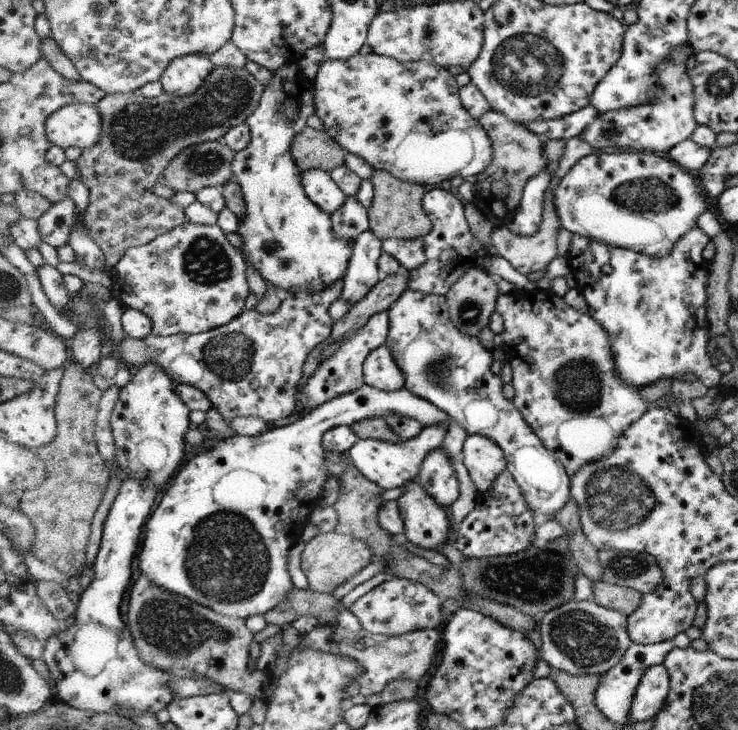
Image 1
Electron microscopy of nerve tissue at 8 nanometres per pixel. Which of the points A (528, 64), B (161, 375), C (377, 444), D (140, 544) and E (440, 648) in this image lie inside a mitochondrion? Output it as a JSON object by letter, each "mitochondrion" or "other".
{"A":"mitochondrion","B":"other","C":"other","D":"other","E":"other"}

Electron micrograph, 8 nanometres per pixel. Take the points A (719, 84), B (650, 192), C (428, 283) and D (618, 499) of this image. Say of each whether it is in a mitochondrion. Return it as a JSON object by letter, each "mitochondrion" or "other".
{"A":"mitochondrion","B":"mitochondrion","C":"other","D":"mitochondrion"}

